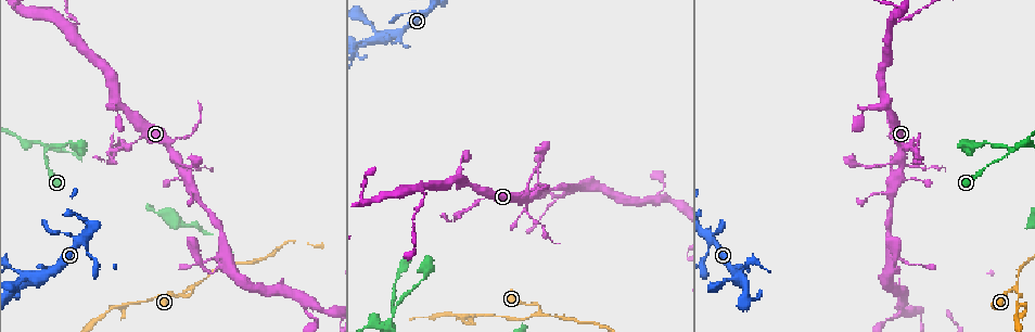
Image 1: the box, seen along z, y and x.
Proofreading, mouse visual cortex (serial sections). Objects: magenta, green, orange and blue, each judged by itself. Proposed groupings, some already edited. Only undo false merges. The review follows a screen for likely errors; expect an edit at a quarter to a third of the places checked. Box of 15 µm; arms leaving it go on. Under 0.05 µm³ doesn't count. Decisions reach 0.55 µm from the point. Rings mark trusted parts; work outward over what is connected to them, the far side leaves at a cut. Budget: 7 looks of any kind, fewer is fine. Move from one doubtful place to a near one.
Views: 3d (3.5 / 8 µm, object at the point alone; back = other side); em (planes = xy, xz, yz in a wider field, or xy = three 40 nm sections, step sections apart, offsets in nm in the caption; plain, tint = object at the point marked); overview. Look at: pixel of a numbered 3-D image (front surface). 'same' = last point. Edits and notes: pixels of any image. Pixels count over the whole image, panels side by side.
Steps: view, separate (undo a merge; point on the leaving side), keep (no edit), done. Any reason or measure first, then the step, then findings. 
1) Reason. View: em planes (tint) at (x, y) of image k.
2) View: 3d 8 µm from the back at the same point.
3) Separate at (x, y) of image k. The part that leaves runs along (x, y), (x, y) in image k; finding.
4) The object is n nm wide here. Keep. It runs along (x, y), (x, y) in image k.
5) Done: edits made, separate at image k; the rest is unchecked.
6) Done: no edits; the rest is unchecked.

Three-way junction. View: 3d 3.5 µm at (899, 158) of image 1.

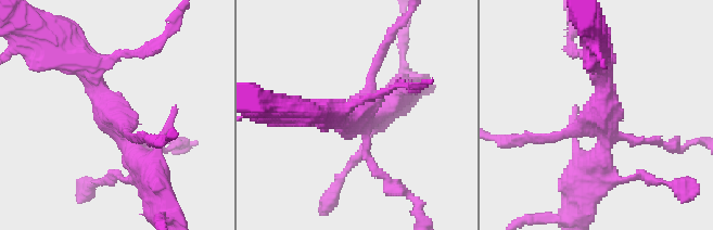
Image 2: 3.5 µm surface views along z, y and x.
Keep. It runs along (77, 58), (124, 144), (150, 170) in image 2; continuous, no second cell.

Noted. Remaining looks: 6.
Two arms in line, one across. View: 3d 3.5 µm at (419, 188) of image 1.

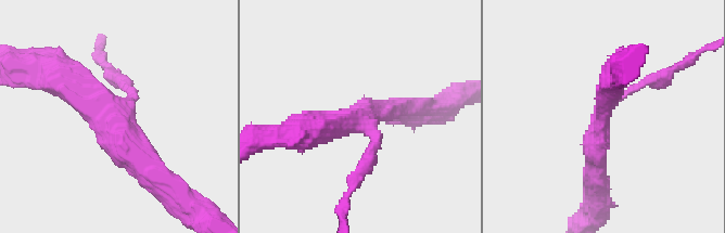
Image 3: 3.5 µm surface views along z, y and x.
Need the tissue. View: em xy step 2 (tint) at (604, 112) of image 3.

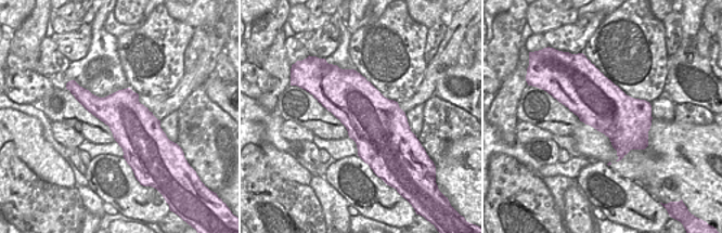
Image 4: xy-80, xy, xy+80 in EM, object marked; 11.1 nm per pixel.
Keep. It runs along (149, 171), (52, 67) in image 3; one cell here.

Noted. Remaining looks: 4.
View: 3d 3.5 µm at (46, 151) of image 1.

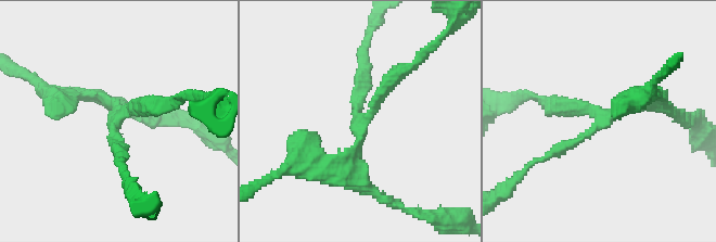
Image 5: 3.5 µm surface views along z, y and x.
3 arms meet here; the arms are 150, 200, 200 nm wide; need the tissue. View: em xy step 5 (tint) at (115, 118) of image 5.

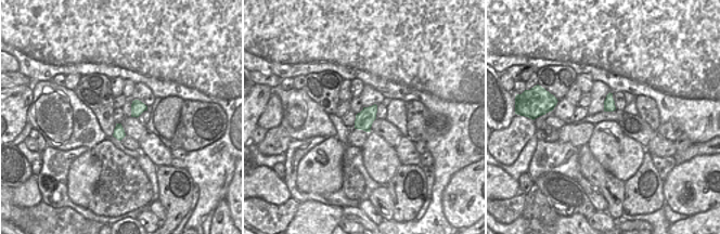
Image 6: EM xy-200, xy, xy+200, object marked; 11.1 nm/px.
Cut it another way. View: em xy step 2 (tint) at the same point.

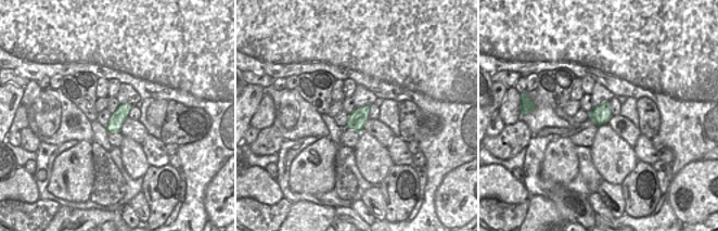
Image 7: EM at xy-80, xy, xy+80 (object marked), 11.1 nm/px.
Keep. It runs along (120, 160), (113, 123), (160, 105) in image 5; one cell here.

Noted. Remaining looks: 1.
Done: no edits; the rest is unchecked.

